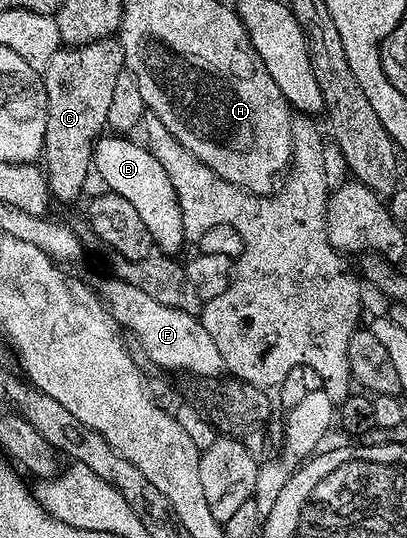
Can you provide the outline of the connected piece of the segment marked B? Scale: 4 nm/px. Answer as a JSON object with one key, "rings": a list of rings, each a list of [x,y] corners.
{"rings":[[[107,134],[102,135],[100,139],[94,143],[93,146],[93,158],[91,161],[92,167],[95,169],[96,175],[97,172],[101,175],[101,180],[106,189],[110,192],[114,192],[115,194],[119,194],[123,198],[127,198],[127,202],[131,202],[131,206],[135,206],[135,210],[139,214],[139,218],[143,218],[143,226],[147,226],[147,230],[151,234],[151,238],[153,239],[153,243],[155,245],[156,251],[161,254],[177,254],[177,251],[180,250],[181,247],[187,244],[185,235],[183,234],[183,220],[182,214],[179,210],[179,198],[175,198],[175,186],[171,186],[171,178],[167,178],[167,170],[163,170],[163,166],[159,166],[159,162],[155,162],[155,158],[150,154],[148,147],[144,143],[138,142],[136,144],[135,141],[129,140],[133,138],[126,138],[121,134]]]}

